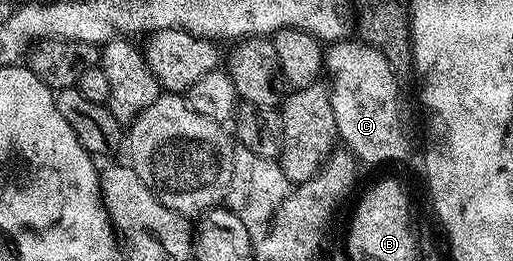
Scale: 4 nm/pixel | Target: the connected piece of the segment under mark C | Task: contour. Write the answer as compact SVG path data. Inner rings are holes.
M347 39L335 41L325 50L324 73L328 80L330 102L336 119L338 137L347 145L349 152L359 162L370 165L382 165L385 161L402 161L410 153L410 137L406 134L406 125L402 122L402 93L398 90L396 71L384 59L384 55L373 46L361 40Z

